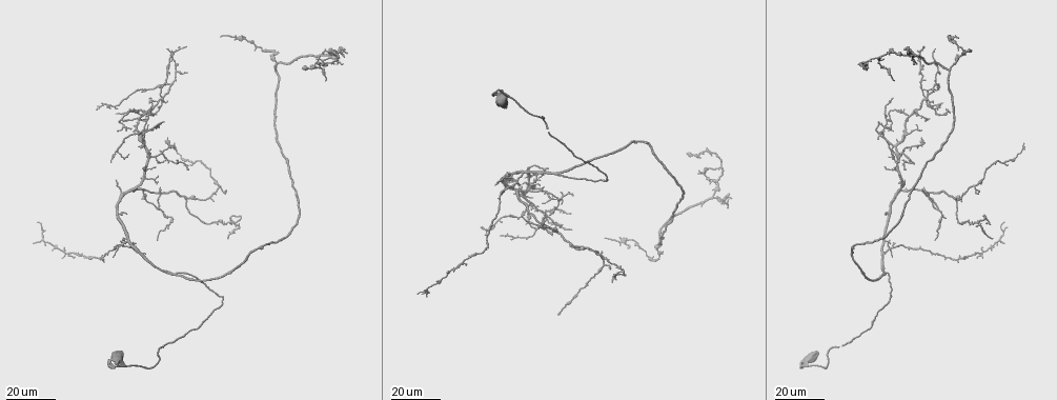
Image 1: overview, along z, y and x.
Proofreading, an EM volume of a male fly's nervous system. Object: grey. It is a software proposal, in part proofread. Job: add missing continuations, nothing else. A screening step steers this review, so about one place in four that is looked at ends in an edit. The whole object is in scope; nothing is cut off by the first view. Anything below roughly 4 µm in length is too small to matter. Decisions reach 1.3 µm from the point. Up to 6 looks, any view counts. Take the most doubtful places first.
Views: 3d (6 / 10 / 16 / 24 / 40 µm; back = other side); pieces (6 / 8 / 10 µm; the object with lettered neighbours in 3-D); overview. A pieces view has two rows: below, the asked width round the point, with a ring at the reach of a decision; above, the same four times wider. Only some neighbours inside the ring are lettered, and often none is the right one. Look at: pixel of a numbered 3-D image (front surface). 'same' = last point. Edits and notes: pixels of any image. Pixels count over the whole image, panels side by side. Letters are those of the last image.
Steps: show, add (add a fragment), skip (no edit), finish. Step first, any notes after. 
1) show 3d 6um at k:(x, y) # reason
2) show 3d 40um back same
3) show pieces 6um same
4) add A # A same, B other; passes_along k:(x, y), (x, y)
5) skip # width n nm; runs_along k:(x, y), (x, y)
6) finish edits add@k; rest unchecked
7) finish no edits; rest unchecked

show 3d 24um at 1:(916, 56) # free end

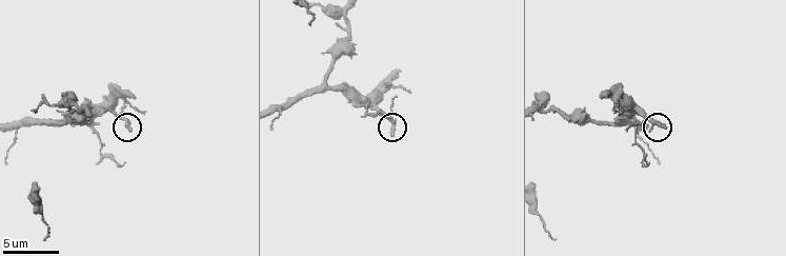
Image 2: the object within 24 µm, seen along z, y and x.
show pieces 6um at 2:(394, 134)

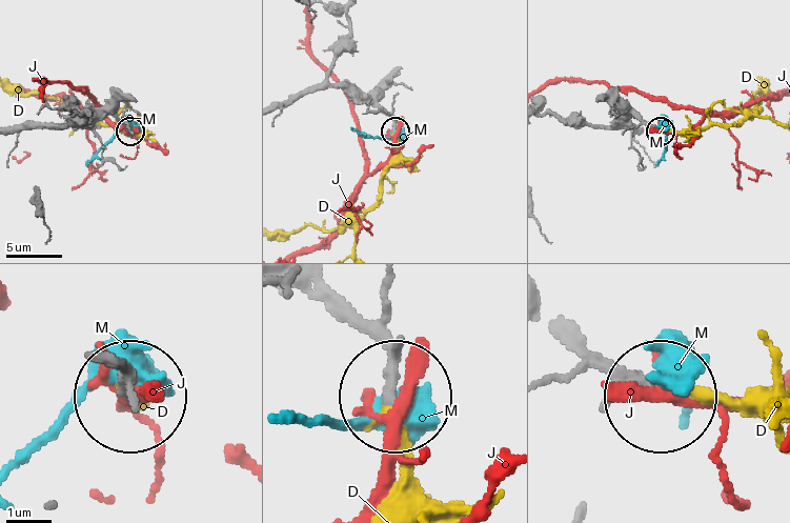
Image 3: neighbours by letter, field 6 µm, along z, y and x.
add D # width 250 nm; D same, J other, M other; passes_along 3:(346, 317), (391, 374), (403, 476), (384, 509); the neuron continues

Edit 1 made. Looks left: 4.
show overview

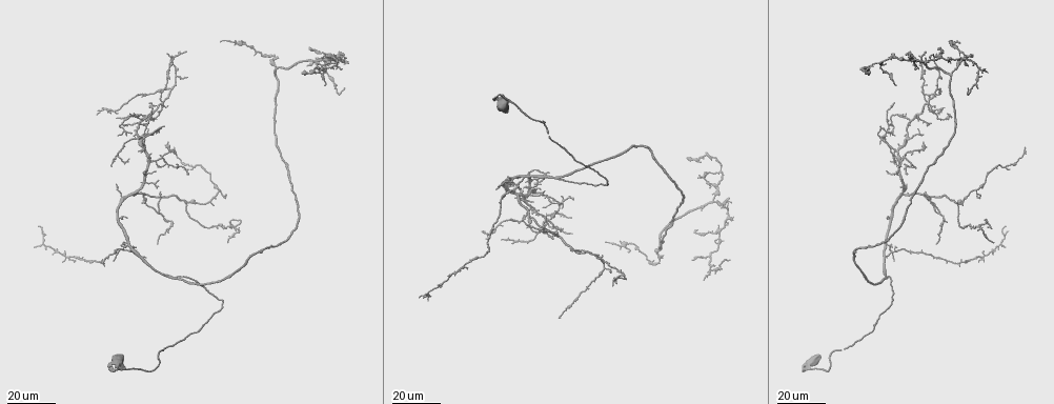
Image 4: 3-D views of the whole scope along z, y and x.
show 3d 16um at 4:(501, 240)

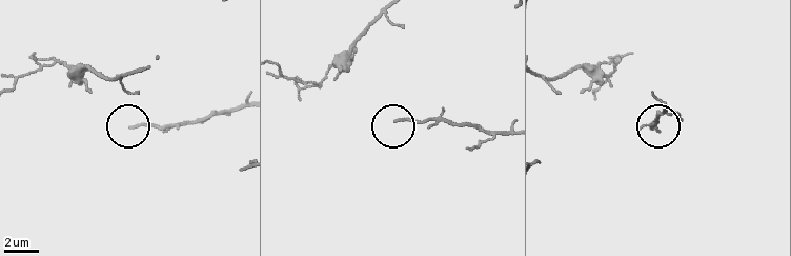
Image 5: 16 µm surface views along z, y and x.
show pieces 8um at 5:(131, 128)

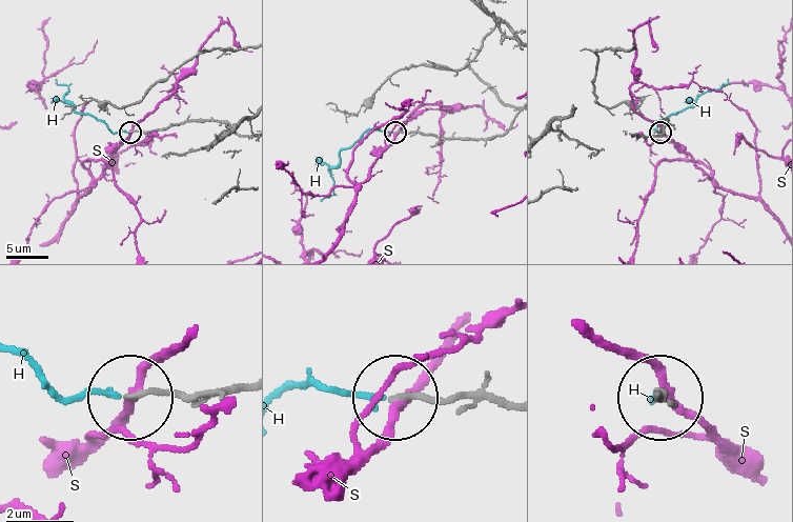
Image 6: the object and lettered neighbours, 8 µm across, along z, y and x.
add H # H same, S other; passes_along 6:(482, 395), (433, 404), (281, 389); it goes on there

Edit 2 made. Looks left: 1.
finish edits add@3, add@6; rest unchecked

